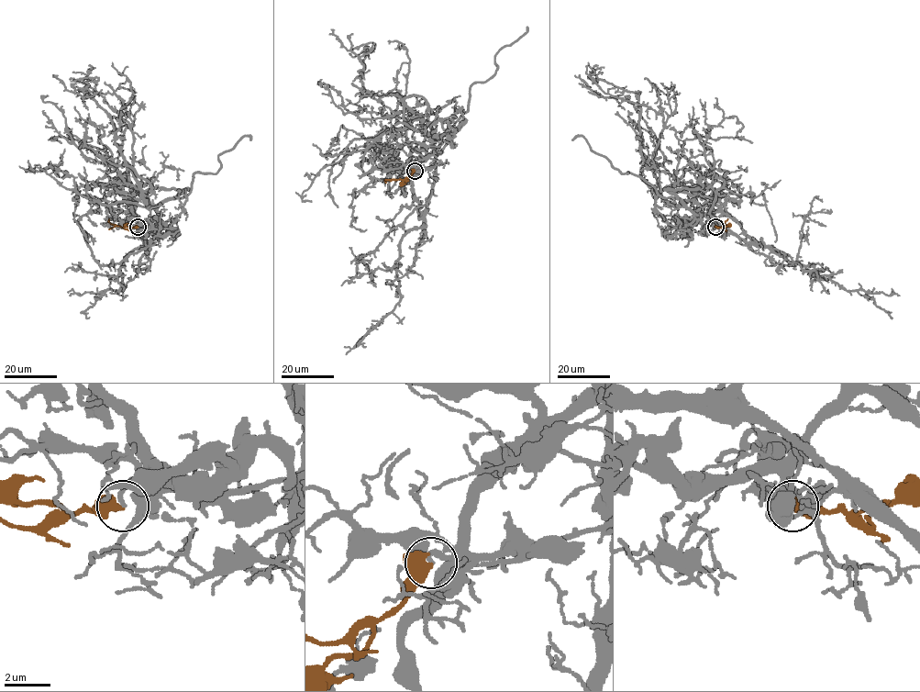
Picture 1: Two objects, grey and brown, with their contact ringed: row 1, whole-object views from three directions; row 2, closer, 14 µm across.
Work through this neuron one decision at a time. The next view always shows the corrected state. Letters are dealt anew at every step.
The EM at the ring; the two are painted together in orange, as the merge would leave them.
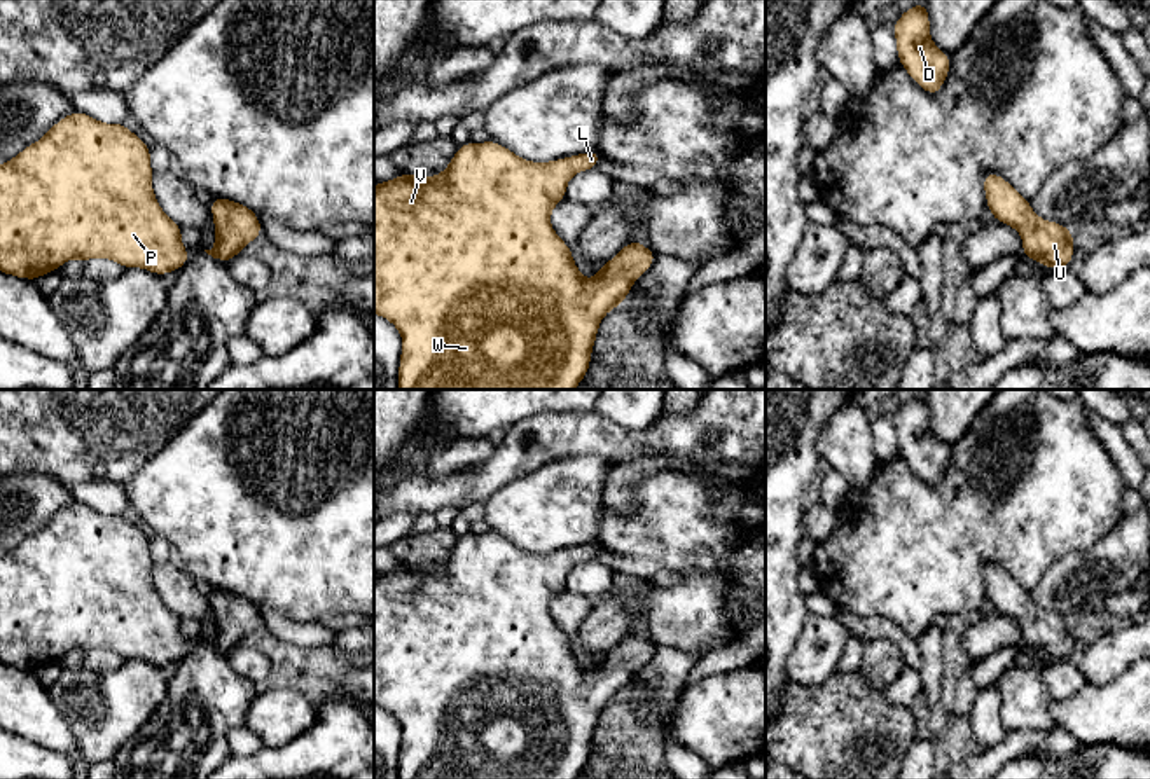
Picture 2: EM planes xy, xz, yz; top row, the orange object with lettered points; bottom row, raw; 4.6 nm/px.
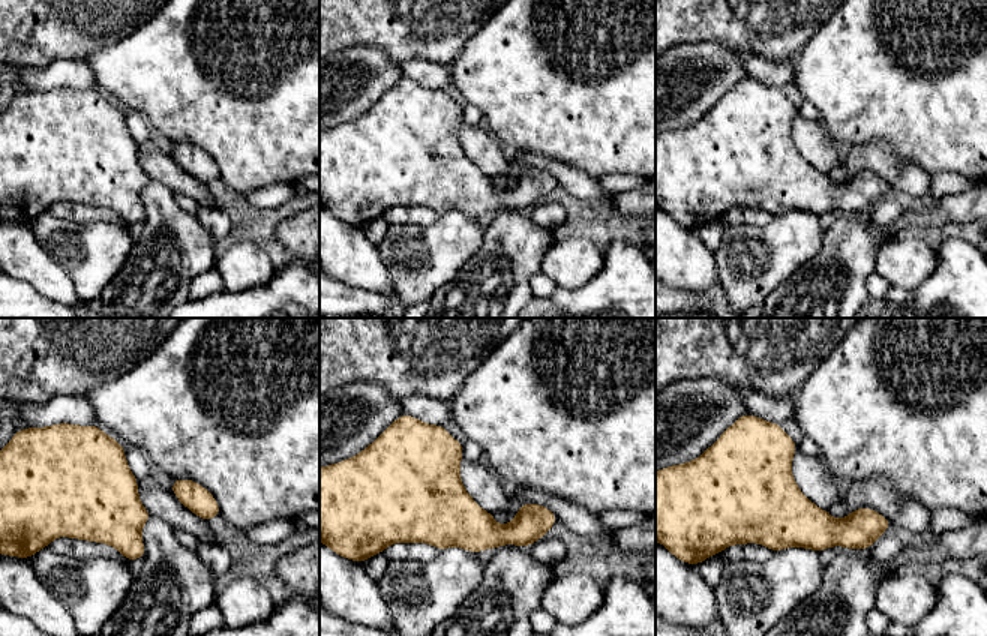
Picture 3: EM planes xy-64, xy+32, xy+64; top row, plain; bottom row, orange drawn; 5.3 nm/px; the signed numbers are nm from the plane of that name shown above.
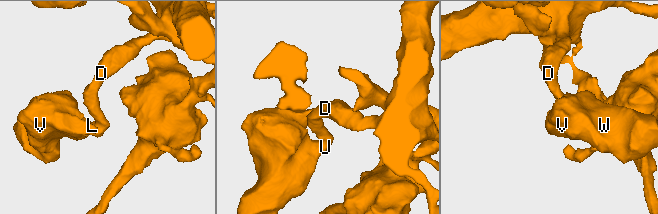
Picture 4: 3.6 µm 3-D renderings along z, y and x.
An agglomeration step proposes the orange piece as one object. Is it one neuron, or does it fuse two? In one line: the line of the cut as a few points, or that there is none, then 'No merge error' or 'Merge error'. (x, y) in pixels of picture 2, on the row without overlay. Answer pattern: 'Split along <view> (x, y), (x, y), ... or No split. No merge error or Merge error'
No split. No merge error

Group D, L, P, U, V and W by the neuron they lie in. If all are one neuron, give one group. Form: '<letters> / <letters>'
D L P U V W

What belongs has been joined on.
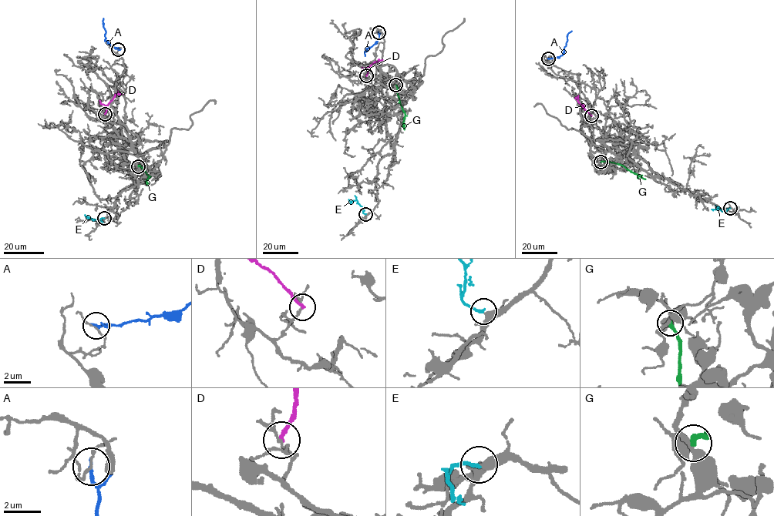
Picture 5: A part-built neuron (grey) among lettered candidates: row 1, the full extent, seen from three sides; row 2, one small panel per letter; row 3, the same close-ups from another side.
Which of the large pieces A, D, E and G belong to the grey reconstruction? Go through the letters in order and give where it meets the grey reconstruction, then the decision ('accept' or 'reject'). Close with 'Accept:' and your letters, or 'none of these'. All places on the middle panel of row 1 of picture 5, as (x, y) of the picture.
A: contact (378, 32); reject
D: contact (366, 75); reject
E: contact (365, 214); accept
G: contact (395, 85); reject
Accept: E

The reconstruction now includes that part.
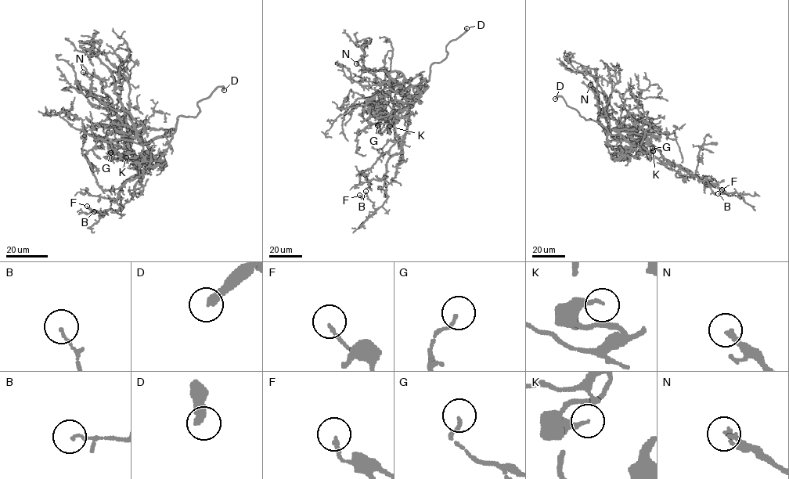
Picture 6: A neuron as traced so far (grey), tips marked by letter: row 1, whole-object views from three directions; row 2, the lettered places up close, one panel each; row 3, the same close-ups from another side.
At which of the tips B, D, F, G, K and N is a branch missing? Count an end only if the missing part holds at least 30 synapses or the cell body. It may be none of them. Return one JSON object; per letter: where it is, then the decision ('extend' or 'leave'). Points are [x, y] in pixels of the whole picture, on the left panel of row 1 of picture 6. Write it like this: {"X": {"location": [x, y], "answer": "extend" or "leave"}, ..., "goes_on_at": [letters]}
{"B": {"location": [94, 211], "answer": "leave"}, "D": {"location": [224, 90], "answer": "extend"}, "F": {"location": [87, 206], "answer": "leave"}, "G": {"location": [110, 153], "answer": "leave"}, "K": {"location": [126, 157], "answer": "leave"}, "N": {"location": [83, 72], "answer": "extend"}, "goes_on_at": ["D", "N"]}

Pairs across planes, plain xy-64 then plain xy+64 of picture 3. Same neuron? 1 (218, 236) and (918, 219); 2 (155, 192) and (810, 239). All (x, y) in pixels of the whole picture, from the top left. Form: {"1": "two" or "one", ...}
{"1": "two", "2": "two"}

